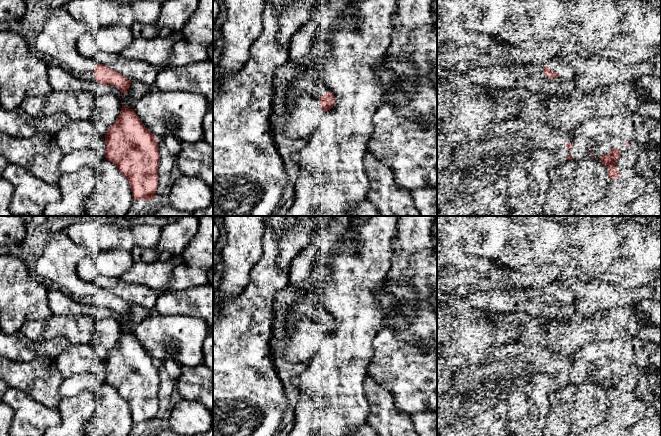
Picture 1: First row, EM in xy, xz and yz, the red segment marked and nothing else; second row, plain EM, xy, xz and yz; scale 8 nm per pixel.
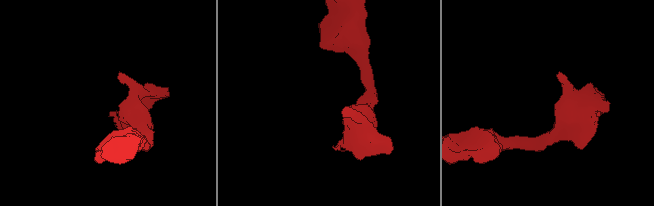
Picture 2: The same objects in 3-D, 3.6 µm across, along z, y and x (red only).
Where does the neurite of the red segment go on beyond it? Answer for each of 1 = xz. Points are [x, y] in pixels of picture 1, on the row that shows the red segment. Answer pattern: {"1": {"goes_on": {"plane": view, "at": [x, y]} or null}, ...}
{"1": {"goes_on": {"plane": "xz", "at": [299, 121]}}}

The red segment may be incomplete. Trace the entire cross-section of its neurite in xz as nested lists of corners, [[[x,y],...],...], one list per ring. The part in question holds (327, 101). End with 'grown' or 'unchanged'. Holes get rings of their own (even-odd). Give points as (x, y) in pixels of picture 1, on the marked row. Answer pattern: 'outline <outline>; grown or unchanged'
outline [[[328,92],[317,102],[307,95],[300,95],[293,100],[286,112],[274,121],[274,127],[291,140],[308,140],[317,128],[319,115],[335,105],[335,96]]]; grown

